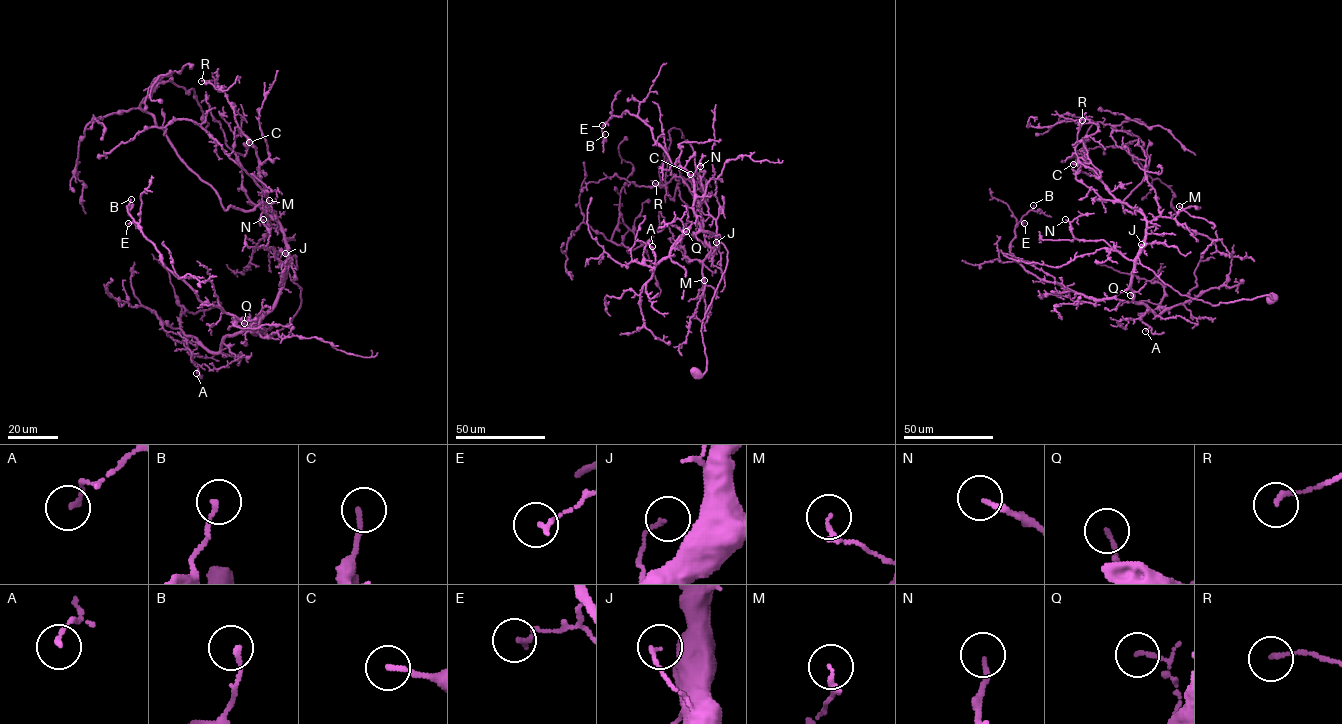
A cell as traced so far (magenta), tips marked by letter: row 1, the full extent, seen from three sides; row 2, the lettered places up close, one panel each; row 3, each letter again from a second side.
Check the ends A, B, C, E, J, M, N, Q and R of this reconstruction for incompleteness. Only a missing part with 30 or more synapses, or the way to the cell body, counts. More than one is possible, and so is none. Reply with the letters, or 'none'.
C

